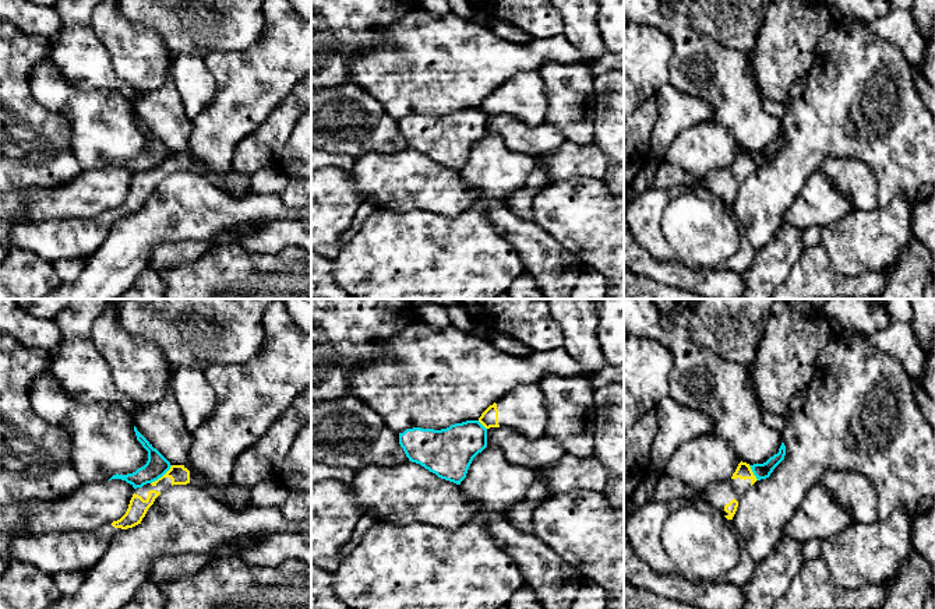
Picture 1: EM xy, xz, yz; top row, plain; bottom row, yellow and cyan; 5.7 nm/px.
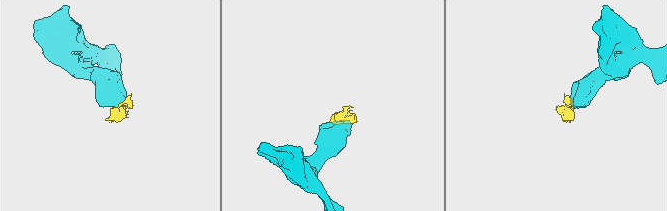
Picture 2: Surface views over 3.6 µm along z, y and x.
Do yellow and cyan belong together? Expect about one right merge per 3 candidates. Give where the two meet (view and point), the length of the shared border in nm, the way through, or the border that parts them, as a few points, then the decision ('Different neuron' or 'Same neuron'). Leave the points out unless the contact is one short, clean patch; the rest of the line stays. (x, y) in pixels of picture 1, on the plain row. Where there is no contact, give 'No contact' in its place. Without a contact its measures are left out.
Touches yellow at xy (162, 164). Shared border 170 nm. Boundary: xy (172, 152), (151, 171). Different neuron

